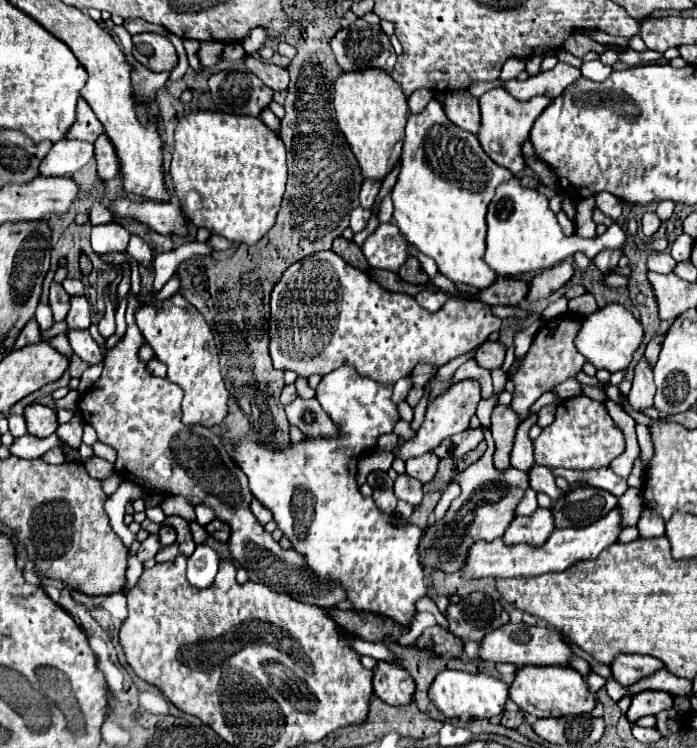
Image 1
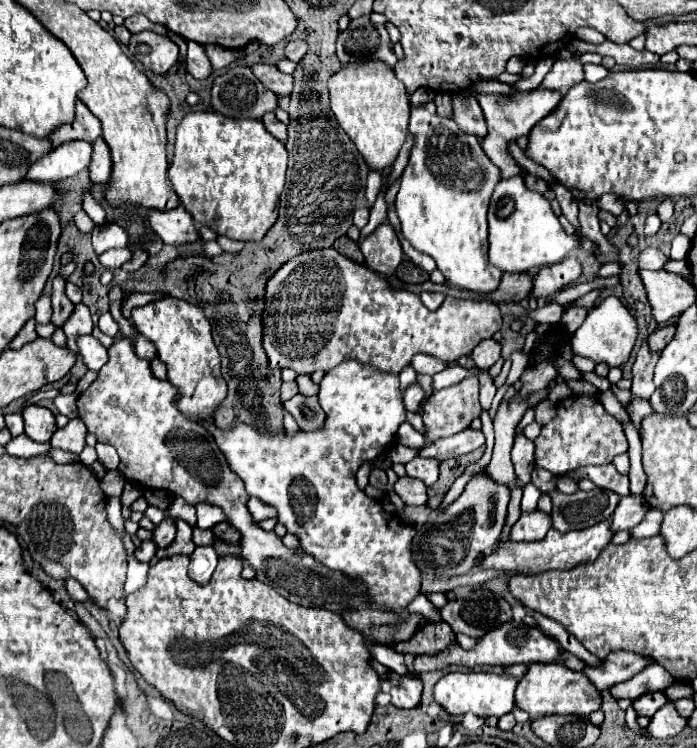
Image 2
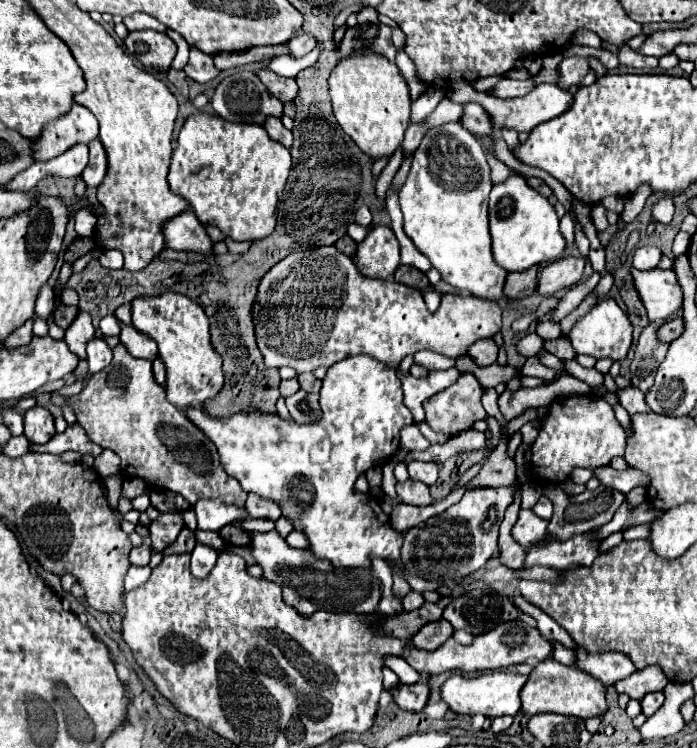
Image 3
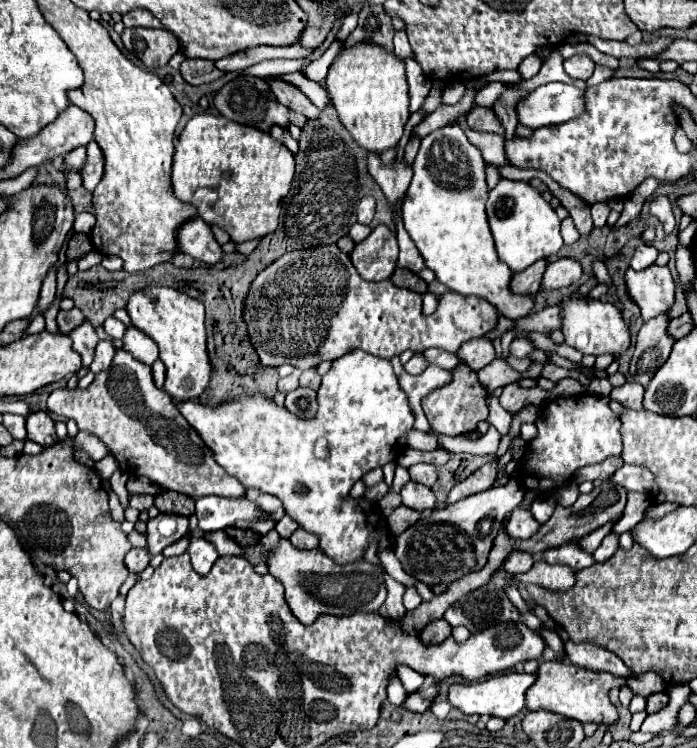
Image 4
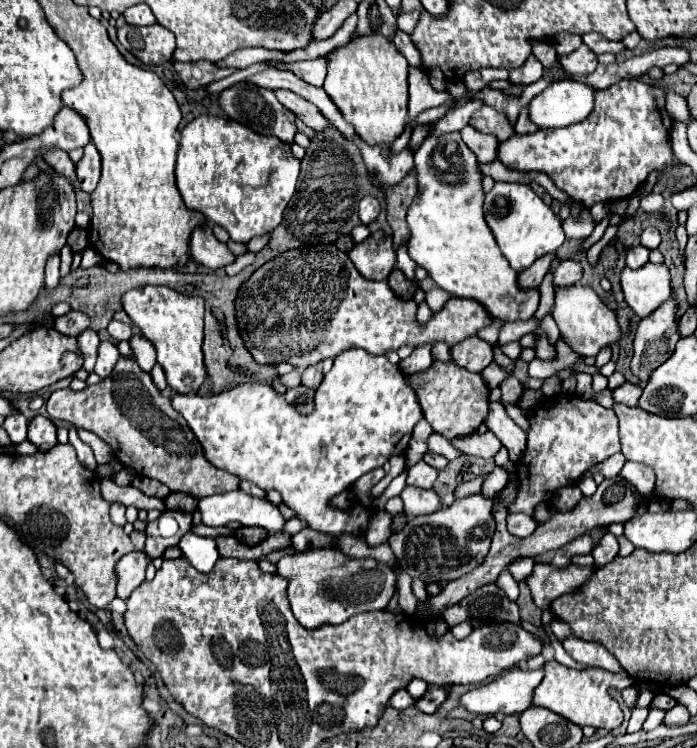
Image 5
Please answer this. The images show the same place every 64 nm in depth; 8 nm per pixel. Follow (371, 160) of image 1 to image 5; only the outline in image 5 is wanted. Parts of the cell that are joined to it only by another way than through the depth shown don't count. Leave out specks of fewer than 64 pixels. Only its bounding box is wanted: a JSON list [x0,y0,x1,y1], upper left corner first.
[328,36,408,144]

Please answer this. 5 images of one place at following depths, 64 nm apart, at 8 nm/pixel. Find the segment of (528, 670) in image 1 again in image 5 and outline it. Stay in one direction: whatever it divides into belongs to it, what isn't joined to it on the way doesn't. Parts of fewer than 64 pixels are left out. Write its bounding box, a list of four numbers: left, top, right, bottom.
[532,660,634,730]

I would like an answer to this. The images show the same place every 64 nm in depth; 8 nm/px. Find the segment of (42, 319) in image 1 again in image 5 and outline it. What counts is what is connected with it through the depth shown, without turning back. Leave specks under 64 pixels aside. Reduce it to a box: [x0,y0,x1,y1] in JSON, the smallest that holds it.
[46,256,60,290]

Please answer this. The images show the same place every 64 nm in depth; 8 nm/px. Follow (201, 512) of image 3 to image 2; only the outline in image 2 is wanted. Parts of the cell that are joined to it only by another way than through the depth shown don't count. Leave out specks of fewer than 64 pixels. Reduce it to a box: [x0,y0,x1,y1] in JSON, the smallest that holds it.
[196,502,226,530]

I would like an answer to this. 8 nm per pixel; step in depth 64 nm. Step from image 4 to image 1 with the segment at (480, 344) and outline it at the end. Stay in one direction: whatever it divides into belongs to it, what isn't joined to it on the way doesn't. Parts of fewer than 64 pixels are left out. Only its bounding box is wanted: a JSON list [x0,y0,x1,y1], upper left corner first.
[474,342,506,370]

